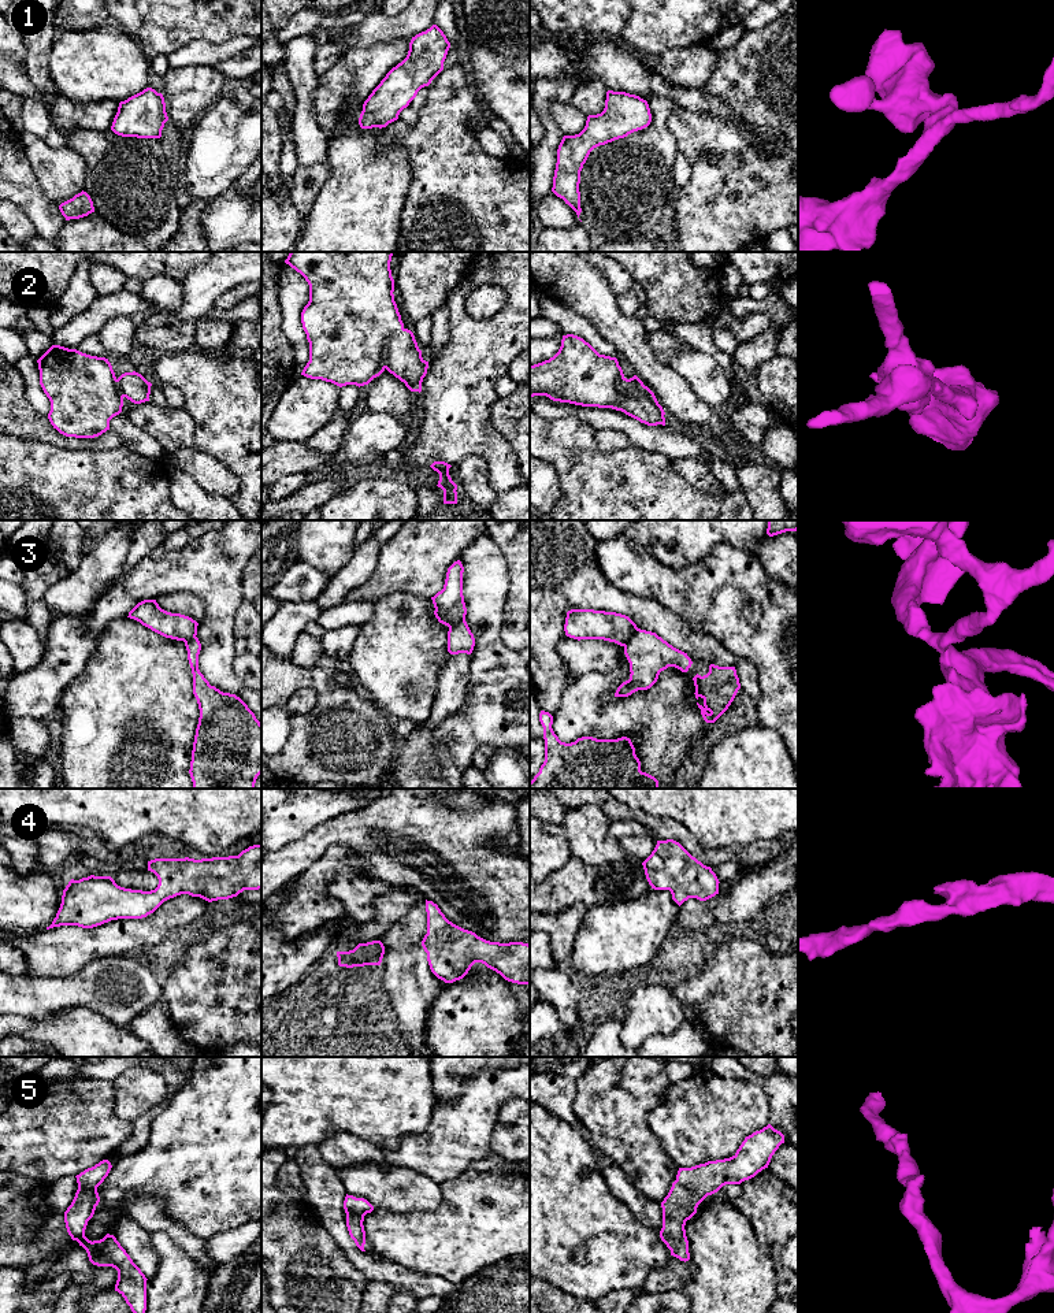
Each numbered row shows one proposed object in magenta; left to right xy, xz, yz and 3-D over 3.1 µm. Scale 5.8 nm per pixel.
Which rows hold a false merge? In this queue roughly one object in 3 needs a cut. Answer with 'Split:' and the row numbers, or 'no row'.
Split: 3

